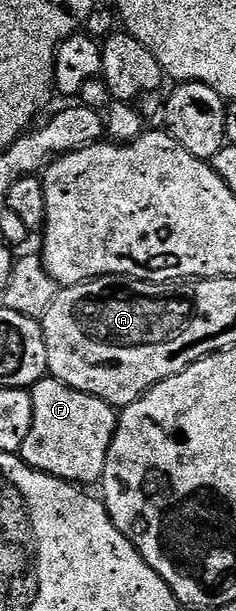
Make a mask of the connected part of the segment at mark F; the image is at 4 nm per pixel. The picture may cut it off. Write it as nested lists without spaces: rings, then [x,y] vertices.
[[[44,377],[32,387],[29,387],[30,395],[32,396],[32,428],[28,428],[28,436],[24,439],[24,444],[20,451],[20,457],[23,462],[29,464],[34,470],[39,470],[42,474],[51,474],[53,478],[63,478],[65,482],[75,484],[86,484],[82,482],[101,483],[102,473],[104,472],[104,464],[108,460],[108,448],[114,439],[114,433],[118,427],[118,414],[115,407],[108,405],[104,400],[100,400],[96,396],[88,396],[84,392],[76,392],[76,388],[68,388],[68,384],[64,384],[60,380],[52,377]]]

